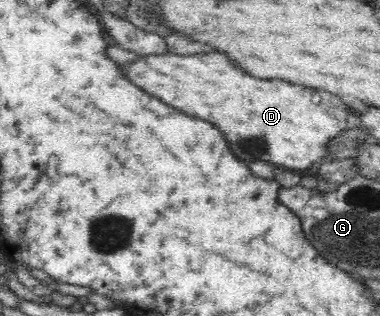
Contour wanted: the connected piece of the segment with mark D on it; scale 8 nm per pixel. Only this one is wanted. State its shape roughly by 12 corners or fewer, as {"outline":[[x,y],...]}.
{"outline":[[226,54],[122,66],[218,127],[245,163],[300,172],[351,127],[338,96],[258,79]]}

